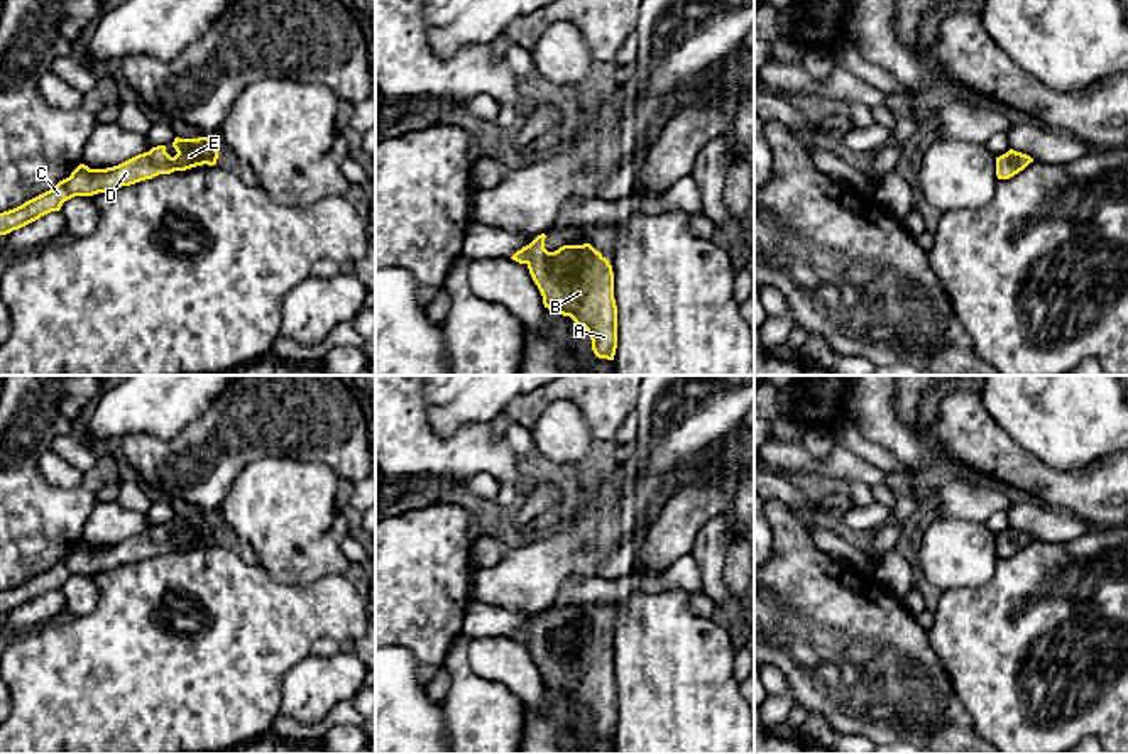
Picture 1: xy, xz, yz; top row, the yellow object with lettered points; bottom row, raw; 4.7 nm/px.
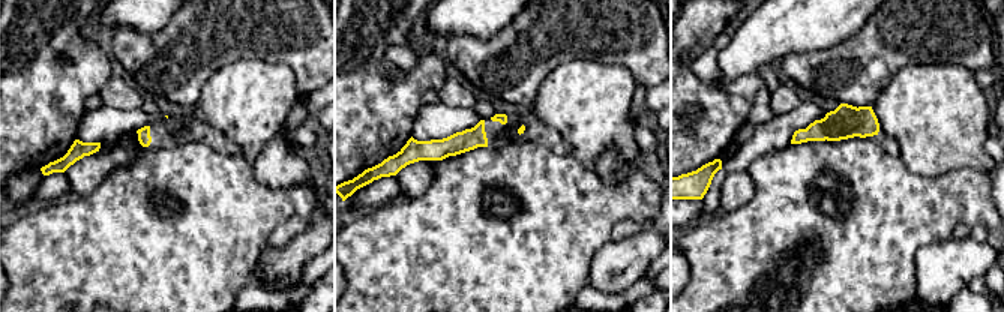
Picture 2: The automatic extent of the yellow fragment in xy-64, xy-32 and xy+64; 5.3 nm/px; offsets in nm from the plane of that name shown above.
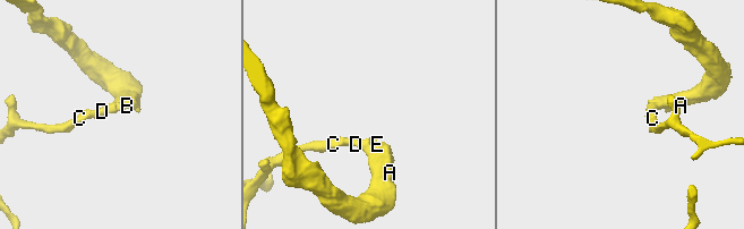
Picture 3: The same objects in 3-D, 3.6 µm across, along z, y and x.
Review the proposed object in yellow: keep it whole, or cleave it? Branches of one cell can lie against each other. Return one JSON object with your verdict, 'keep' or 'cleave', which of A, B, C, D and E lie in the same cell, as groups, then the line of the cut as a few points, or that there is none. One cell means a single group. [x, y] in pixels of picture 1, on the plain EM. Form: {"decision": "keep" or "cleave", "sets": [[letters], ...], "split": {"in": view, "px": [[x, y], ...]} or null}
{"decision": "keep", "sets": [["A", "B", "C", "D", "E"]], "split": null}

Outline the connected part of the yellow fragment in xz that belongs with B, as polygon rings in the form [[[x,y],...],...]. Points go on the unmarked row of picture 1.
[[[545,612],[538,614],[511,637],[528,644],[545,686],[570,695],[587,708],[595,735],[614,739],[617,685],[612,644],[590,622],[548,631],[545,617]]]

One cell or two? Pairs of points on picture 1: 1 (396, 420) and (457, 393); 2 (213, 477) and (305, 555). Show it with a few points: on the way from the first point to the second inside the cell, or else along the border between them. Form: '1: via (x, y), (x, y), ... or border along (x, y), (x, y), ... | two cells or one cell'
1: border along (423, 393), (428, 423), (442, 437), (464, 425) | two cells
2: border along (254, 460), (235, 479), (215, 516) | two cells

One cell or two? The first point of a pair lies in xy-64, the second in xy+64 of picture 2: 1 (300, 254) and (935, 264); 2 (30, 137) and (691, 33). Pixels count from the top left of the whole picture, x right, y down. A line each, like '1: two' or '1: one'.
1: one
2: one

